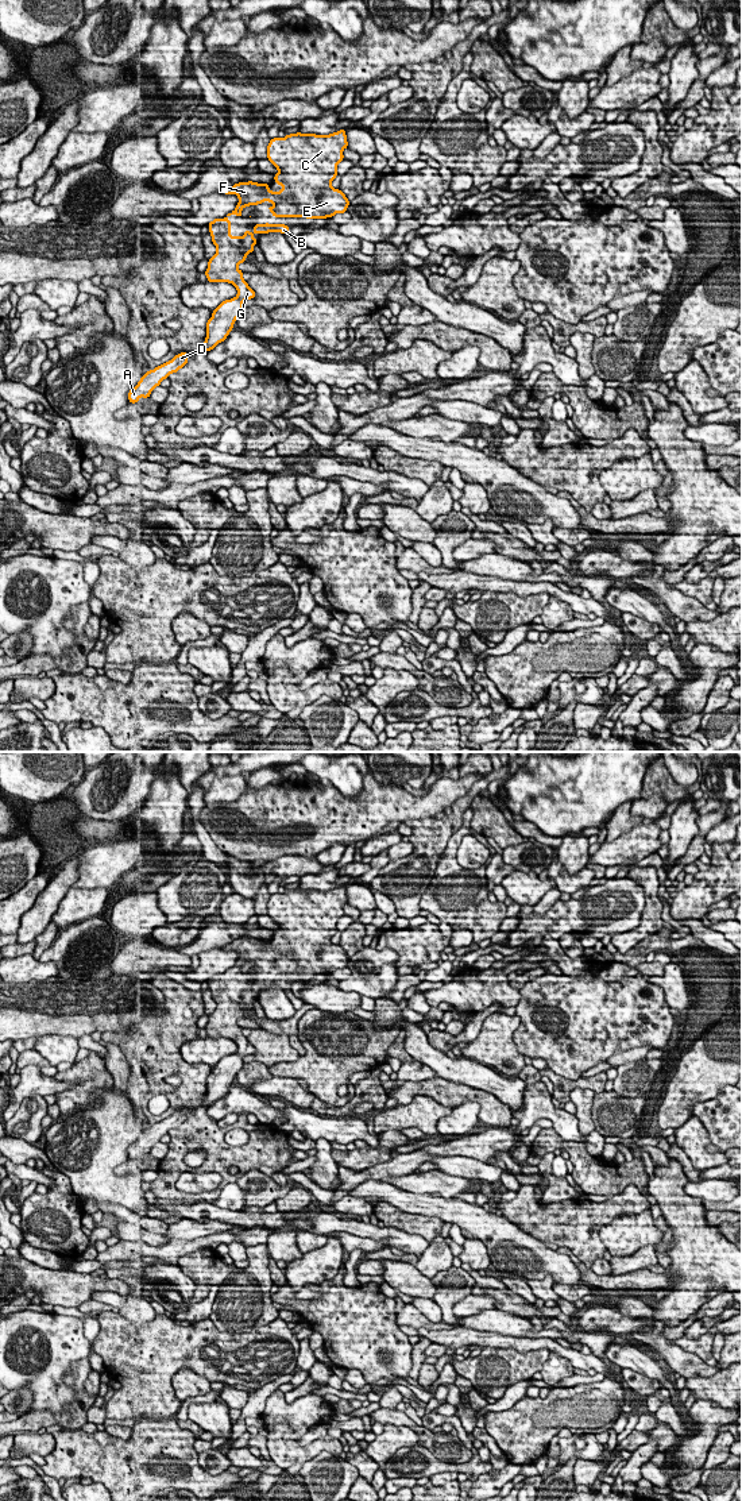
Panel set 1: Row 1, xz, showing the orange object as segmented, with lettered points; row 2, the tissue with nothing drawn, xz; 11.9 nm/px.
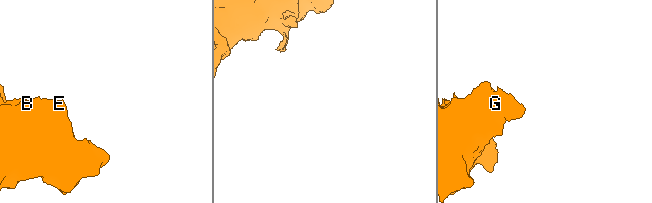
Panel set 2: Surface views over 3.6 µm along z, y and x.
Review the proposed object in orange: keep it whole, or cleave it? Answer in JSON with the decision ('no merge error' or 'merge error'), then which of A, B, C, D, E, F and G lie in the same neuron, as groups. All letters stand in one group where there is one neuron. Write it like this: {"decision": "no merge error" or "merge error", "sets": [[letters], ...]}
{"decision": "no merge error", "sets": [["A", "B", "C", "D", "E", "F", "G"]]}

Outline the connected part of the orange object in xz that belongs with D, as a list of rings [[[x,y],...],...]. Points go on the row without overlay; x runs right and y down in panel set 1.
[[[183,1107],[154,1126],[146,1127],[138,1141],[128,1147],[130,1158],[136,1159],[140,1153],[148,1154],[151,1147],[159,1142],[163,1135],[186,1122],[188,1114],[188,1108]]]

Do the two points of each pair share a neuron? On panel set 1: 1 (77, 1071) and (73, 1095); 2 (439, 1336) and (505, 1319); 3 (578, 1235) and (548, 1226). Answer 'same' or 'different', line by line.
1: same
2: different
3: same

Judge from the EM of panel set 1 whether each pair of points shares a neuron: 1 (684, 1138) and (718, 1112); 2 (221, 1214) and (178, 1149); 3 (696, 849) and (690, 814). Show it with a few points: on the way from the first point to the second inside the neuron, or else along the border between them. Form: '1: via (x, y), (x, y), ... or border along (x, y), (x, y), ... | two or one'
1: border along (692, 1114), (702, 1123), (707, 1137), (721, 1150) | two
2: border along (181, 1202), (212, 1204) | two
3: border along (699, 815), (696, 820), (698, 833), (676, 863) | two

